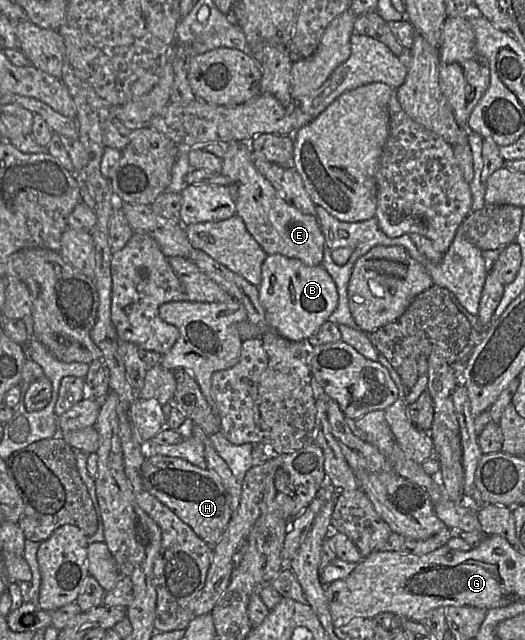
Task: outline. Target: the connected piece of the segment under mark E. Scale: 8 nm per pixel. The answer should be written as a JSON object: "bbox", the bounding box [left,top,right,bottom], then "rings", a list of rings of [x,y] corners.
{"bbox":[221,141,326,266],"rings":[[[235,141],[226,145],[226,154],[221,173],[231,179],[238,187],[236,215],[242,218],[249,233],[267,255],[280,254],[298,259],[308,266],[321,265],[326,246],[317,217],[301,212],[284,200],[273,185],[255,167],[253,163],[253,150],[249,142]]]}

